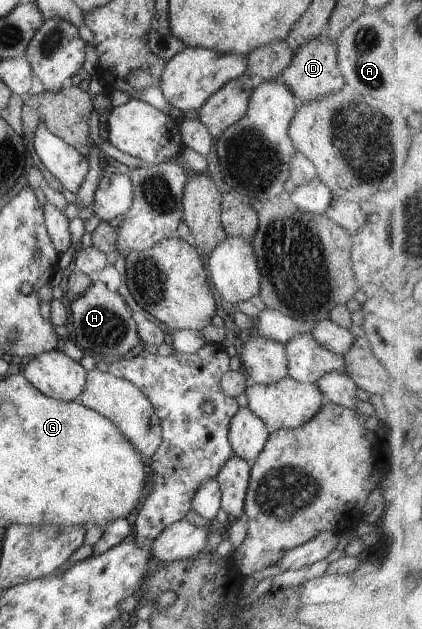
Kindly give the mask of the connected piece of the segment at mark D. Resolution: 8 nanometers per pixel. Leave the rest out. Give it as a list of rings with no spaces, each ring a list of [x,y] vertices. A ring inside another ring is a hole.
[[[325,35],[306,41],[293,52],[292,63],[282,71],[280,80],[286,83],[290,87],[290,91],[303,103],[328,97],[332,93],[338,93],[347,88],[337,62],[337,43],[332,43]]]

